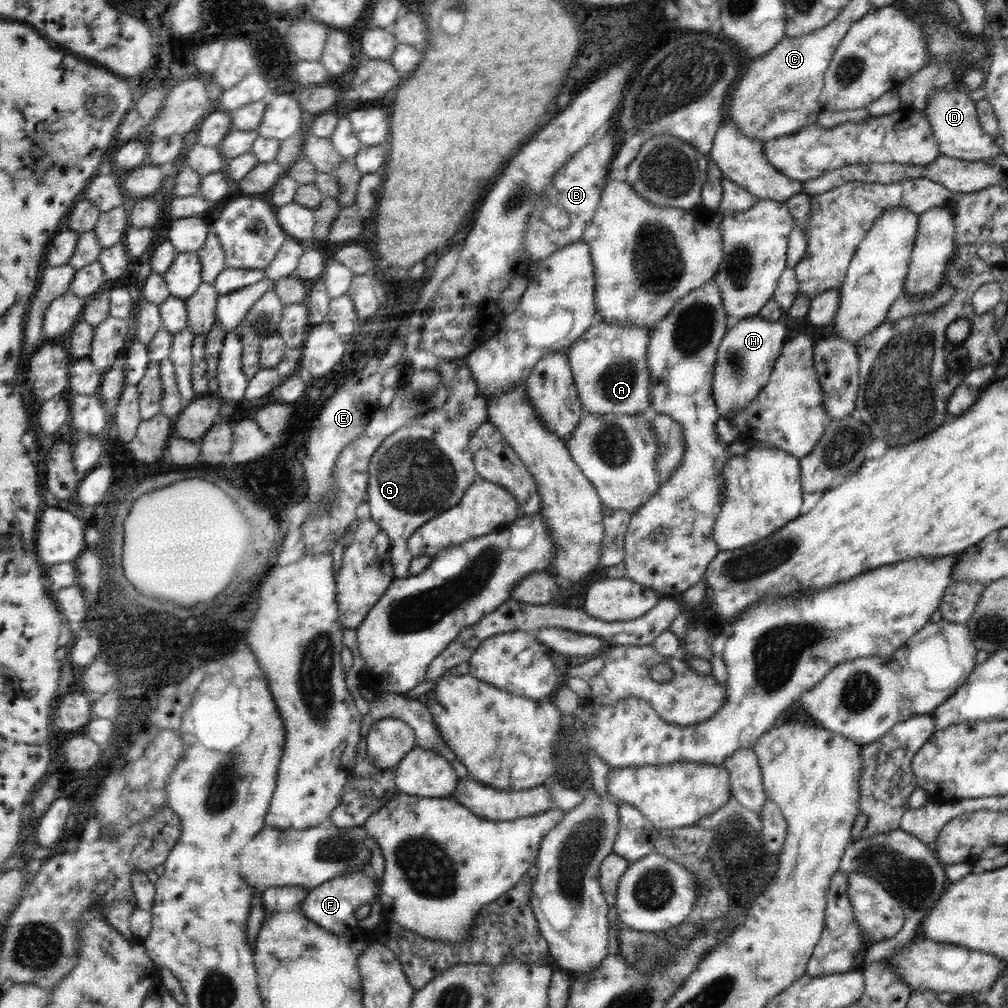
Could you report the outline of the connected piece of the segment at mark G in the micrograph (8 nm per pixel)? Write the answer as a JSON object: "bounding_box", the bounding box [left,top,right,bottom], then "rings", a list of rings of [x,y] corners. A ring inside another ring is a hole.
{"bounding_box":[365,365,488,578],"rings":[[[462,365],[458,371],[455,372],[454,379],[452,379],[452,395],[450,397],[443,397],[443,403],[434,405],[427,413],[424,413],[417,421],[412,424],[407,424],[406,426],[400,427],[395,433],[388,435],[381,443],[376,452],[370,457],[370,462],[368,465],[368,484],[367,484],[367,497],[365,502],[370,506],[369,516],[376,522],[378,526],[388,535],[390,541],[390,557],[392,558],[392,567],[394,567],[395,578],[406,578],[409,576],[408,568],[413,560],[413,556],[408,549],[407,540],[410,535],[423,525],[427,520],[434,518],[437,514],[442,514],[445,510],[450,510],[450,507],[460,502],[462,496],[464,496],[465,490],[478,479],[478,474],[476,472],[472,453],[468,450],[468,443],[470,442],[470,437],[473,432],[482,424],[488,424],[487,415],[487,401],[483,396],[480,396],[479,390],[477,389],[477,384],[475,383],[474,377],[469,372],[469,366]]]}

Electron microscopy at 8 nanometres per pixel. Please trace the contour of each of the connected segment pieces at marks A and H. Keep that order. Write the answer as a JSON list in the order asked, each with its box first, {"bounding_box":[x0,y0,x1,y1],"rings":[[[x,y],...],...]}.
[{"bounding_box":[565,320,651,414],"rings":[[[597,320],[565,351],[582,408],[587,413],[650,414],[647,350],[651,330],[650,326],[620,326]]]},{"bounding_box":[712,314,789,418],"rings":[[[759,314],[731,323],[717,348],[713,369],[712,392],[721,418],[733,418],[762,392],[789,335],[786,325],[764,320]]]}]

